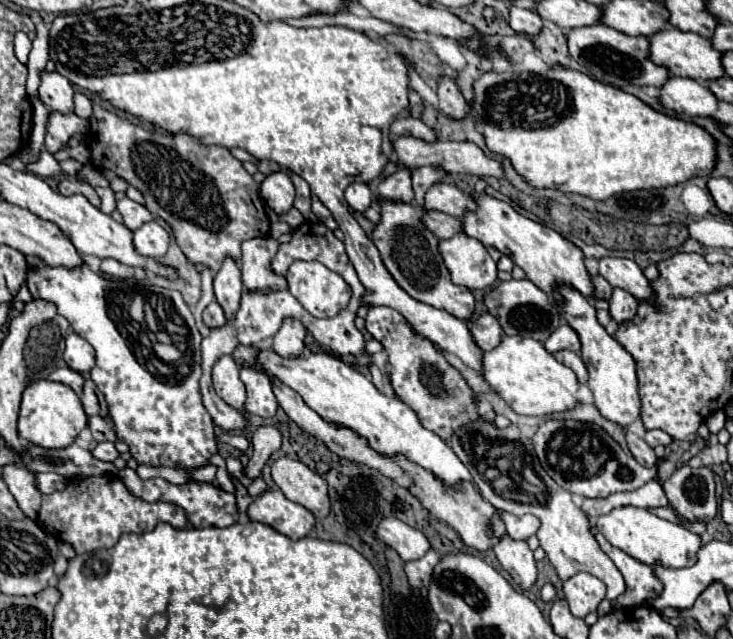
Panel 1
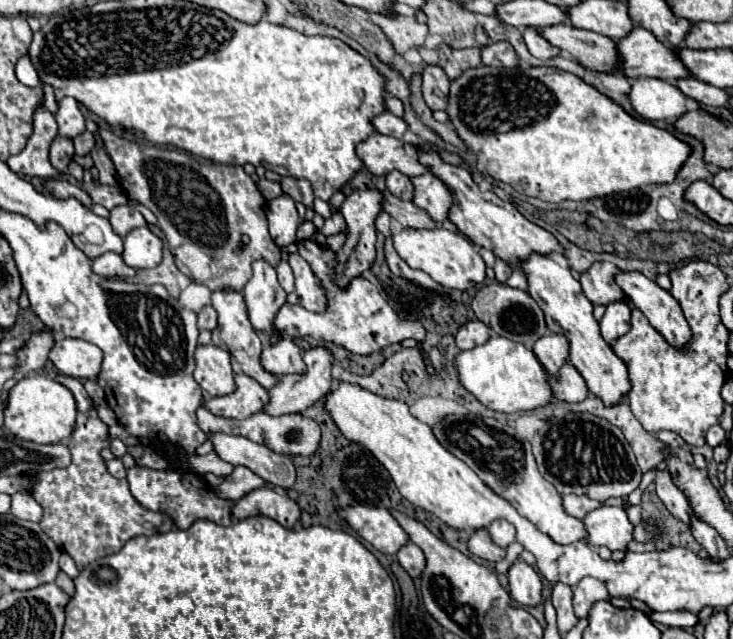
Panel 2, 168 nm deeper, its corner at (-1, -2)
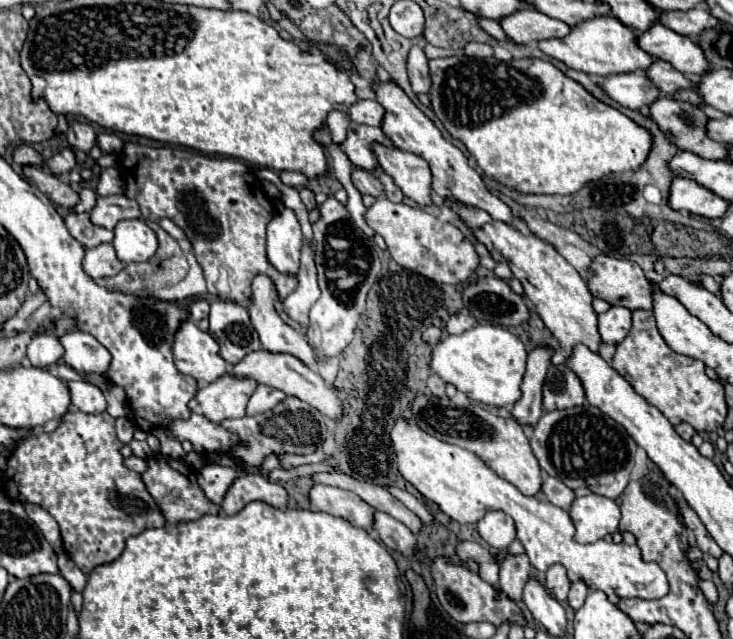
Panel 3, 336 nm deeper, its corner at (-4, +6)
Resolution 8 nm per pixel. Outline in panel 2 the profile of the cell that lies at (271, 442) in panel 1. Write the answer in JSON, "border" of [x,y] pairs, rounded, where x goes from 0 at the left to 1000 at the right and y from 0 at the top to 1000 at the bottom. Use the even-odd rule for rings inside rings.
{"border":[[[322,729],[319,739],[300,761],[292,764],[292,770],[308,782],[327,782],[338,770],[357,761],[360,761],[360,751],[352,742],[347,742],[341,732]]]}

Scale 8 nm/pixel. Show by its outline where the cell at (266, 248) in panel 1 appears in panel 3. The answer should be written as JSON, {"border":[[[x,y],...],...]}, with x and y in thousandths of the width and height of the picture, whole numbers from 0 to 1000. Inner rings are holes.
{"border":[[[348,432],[348,438],[345,438],[345,463],[342,463],[342,476],[337,479],[337,485],[340,485],[340,495],[342,495],[342,507],[345,507],[345,513],[353,523],[359,548],[372,551],[372,554],[397,554],[397,557],[402,557],[405,563],[411,563],[413,570],[419,570],[422,576],[430,579],[432,563],[430,563],[427,545],[422,541],[422,535],[416,532],[413,523],[402,520],[397,510],[392,510],[381,498],[375,479],[378,479],[378,457],[375,457],[375,448],[372,448],[370,435],[364,435],[364,432]]]}

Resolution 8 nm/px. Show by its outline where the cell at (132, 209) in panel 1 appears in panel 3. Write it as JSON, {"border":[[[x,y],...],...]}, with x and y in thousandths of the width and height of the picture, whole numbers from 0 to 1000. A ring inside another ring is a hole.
{"border":[[[171,304],[160,307],[132,307],[130,326],[121,332],[121,341],[127,351],[141,354],[146,360],[154,360],[160,347],[176,344],[176,341],[190,341],[190,319]]]}

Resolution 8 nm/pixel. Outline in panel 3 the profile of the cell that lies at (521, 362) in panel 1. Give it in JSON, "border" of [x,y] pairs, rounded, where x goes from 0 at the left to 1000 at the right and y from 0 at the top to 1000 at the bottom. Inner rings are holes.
{"border":[[[648,507],[648,513],[626,526],[613,523],[602,529],[588,548],[585,579],[648,629],[664,635],[700,635],[711,620],[708,604],[716,585],[716,567],[719,551],[703,523],[673,507]]]}

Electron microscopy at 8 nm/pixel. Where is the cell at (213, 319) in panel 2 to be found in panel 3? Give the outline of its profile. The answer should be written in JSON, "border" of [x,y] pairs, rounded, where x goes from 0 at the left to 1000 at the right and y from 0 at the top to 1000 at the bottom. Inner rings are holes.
{"border":[[[266,469],[255,479],[255,485],[258,485],[258,498],[263,504],[271,504],[274,498],[285,495],[285,473],[282,469]]]}

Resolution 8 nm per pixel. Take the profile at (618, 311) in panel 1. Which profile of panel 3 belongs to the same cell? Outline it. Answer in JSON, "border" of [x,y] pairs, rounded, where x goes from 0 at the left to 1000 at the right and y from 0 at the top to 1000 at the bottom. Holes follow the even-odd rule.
{"border":[[[834,479],[828,488],[817,491],[817,523],[823,538],[842,541],[861,513],[861,488],[847,479]]]}

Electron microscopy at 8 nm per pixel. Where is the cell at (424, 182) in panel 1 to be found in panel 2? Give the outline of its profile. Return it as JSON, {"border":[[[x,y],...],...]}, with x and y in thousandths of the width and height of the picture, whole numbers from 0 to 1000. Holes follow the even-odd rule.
{"border":[[[532,269],[527,275],[527,294],[546,313],[562,313],[562,282],[548,269]]]}

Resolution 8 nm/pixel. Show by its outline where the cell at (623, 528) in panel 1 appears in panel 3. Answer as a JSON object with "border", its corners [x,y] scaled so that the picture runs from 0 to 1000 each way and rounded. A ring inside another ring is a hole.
{"border":[[[801,773],[779,786],[776,808],[784,823],[784,845],[801,851],[839,833],[847,801],[836,782],[817,773]]]}

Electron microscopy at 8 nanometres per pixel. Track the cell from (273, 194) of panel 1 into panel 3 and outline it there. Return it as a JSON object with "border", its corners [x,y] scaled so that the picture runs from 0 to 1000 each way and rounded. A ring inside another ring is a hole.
{"border":[[[378,319],[378,335],[364,354],[364,407],[389,432],[402,432],[408,423],[408,397],[413,385],[411,354],[402,335]]]}

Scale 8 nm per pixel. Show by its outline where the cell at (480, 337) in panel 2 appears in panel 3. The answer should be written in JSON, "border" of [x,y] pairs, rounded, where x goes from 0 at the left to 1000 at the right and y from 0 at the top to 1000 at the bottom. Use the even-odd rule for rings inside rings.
{"border":[[[618,491],[613,501],[610,501],[610,520],[613,523],[629,523],[640,513],[648,510],[648,498],[645,495],[637,495],[637,491]]]}

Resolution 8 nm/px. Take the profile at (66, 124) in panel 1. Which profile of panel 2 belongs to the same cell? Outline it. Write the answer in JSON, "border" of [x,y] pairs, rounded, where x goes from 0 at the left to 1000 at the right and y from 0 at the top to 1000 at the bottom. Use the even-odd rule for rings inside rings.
{"border":[[[76,213],[76,219],[68,228],[68,254],[71,254],[71,260],[79,263],[82,269],[90,269],[93,254],[98,250],[98,244],[101,244],[98,219],[87,216],[87,213]]]}

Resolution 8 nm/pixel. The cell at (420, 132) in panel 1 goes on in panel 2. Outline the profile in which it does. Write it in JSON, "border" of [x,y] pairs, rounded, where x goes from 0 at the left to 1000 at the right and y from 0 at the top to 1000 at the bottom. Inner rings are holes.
{"border":[[[521,175],[518,182],[513,182],[508,188],[513,207],[527,210],[527,213],[538,213],[538,216],[548,216],[548,210],[557,207],[557,194],[551,191],[551,185],[543,185],[532,175]]]}

